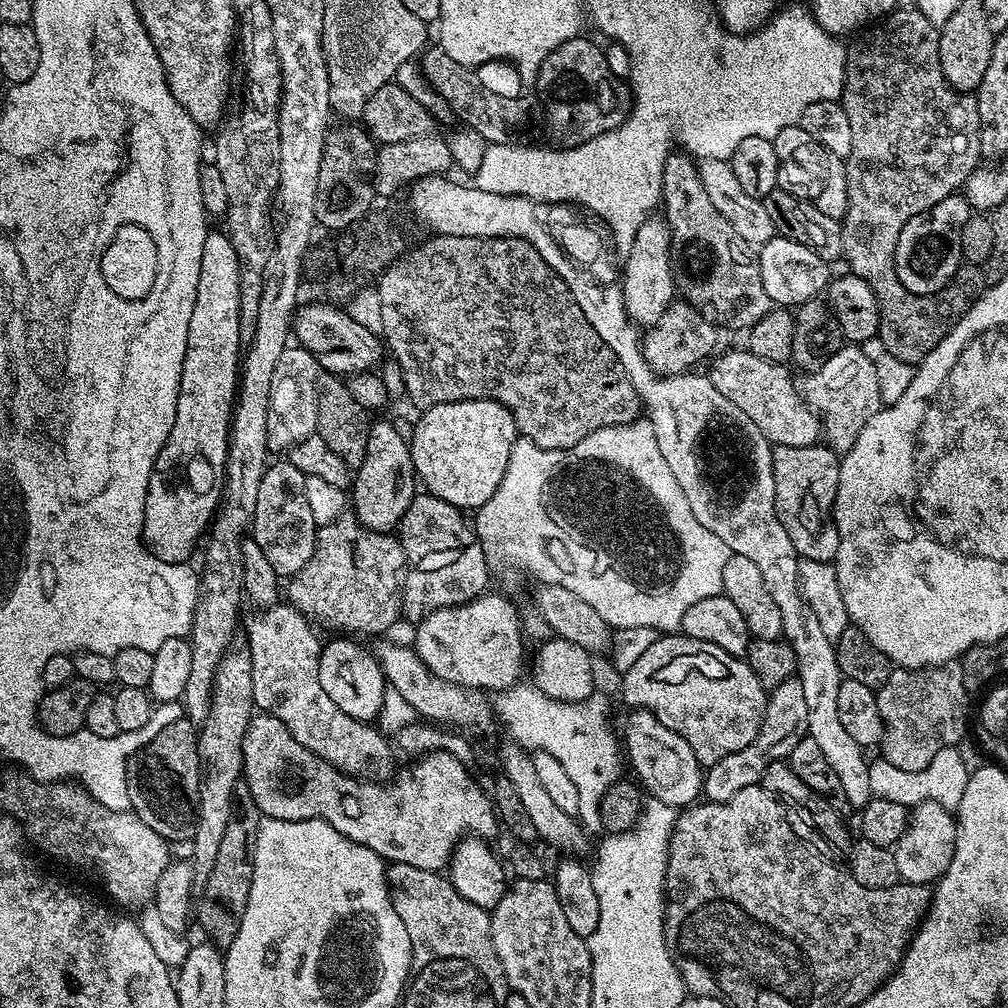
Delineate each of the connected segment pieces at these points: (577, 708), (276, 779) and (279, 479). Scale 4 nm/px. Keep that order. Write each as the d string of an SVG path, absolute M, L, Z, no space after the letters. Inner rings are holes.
M517 682L511 688L501 691L500 697L495 697L494 708L502 719L508 723L508 728L512 731L511 741L528 752L544 752L554 756L558 762L562 762L562 766L566 769L573 779L574 784L579 788L579 814L578 819L585 831L589 833L602 830L600 802L602 795L614 783L619 781L622 766L624 767L623 757L618 754L620 751L619 737L614 734L612 724L610 722L610 702L594 692L585 700L578 703L566 703L562 700L552 699L545 694L537 685L533 683L524 684L525 682Z
M259 713L253 717L253 720L247 728L243 742L243 779L248 787L248 792L254 798L254 802L258 806L261 817L270 820L325 820L327 824L334 826L336 830L343 836L346 836L358 842L362 846L366 846L370 850L374 850L374 854L378 854L385 862L395 862L397 864L405 864L406 866L418 866L418 870L430 870L431 872L443 873L448 867L448 862L452 858L452 851L456 849L457 844L461 840L472 838L492 838L496 828L498 832L498 817L495 807L490 799L489 793L480 789L480 784L471 776L469 765L458 762L458 758L454 758L454 754L446 754L445 752L425 752L423 756L413 759L409 768L404 768L400 773L395 773L396 781L393 784L384 785L384 782L377 782L372 778L357 778L340 772L330 762L326 762L320 756L315 756L306 746L302 746L302 742L298 742L298 738L294 738L294 734L290 734L290 730L286 730L286 726L278 718L274 718L268 713Z
M286 458L269 463L262 474L262 483L258 485L258 502L254 506L250 536L256 540L259 549L266 554L267 561L274 566L280 578L297 576L310 562L316 545L318 526L314 522L314 513L306 503L306 476L298 466Z

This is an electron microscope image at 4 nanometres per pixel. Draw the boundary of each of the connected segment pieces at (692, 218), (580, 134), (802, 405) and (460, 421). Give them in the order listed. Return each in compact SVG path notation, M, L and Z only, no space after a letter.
M676 150L669 155L664 164L664 195L662 197L662 212L666 217L666 223L672 230L672 274L674 284L682 291L683 299L703 310L717 325L725 324L728 328L741 328L747 330L758 322L774 306L770 294L766 294L766 286L762 286L762 274L760 273L760 261L754 255L753 245L747 244L730 226L714 202L702 190L702 178L697 161L683 150Z
M583 35L576 36L573 40L567 40L566 42L562 42L562 46L558 46L554 49L551 54L544 59L542 62L542 66L540 67L540 72L536 76L536 82L534 85L535 91L540 91L540 96L538 95L539 103L542 105L542 112L544 108L544 112L548 115L548 128L552 131L552 136L557 145L560 146L571 146L574 144L583 144L585 140L589 140L590 138L594 138L595 136L600 135L601 132L609 132L611 128L617 128L620 123L622 123L621 117L627 113L630 104L626 99L626 92L624 92L620 88L616 88L617 81L614 79L612 72L608 65L606 64L606 58L604 57L604 48L599 44L596 45L592 40L584 40L585 37Z
M747 350L722 352L711 361L710 377L715 389L734 402L768 441L776 446L810 446L821 439L820 417L808 407L785 365L766 362Z
M459 400L423 409L419 415L416 429L410 432L412 461L419 483L423 487L425 484L431 495L442 498L442 502L450 502L461 510L479 510L492 497L494 490L498 490L498 482L502 482L510 462L510 450L518 438L510 410L496 400Z

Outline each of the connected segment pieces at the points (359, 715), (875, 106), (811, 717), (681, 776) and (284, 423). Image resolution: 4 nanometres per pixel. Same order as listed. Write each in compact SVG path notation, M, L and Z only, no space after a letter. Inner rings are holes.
M340 638L332 640L320 649L318 662L318 682L322 682L322 690L342 710L342 714L350 714L355 720L375 721L383 709L386 681L384 671L371 651L368 652L356 638Z
M895 9L884 19L867 29L862 35L864 36L859 40L854 52L852 50L851 56L847 59L844 90L840 99L843 108L846 110L846 116L850 119L850 130L853 134L853 145L850 154L844 160L847 184L847 212L842 221L843 259L848 260L847 271L851 275L870 282L870 290L874 290L874 298L878 298L878 306L880 307L879 335L886 346L886 350L890 354L894 354L894 358L902 358L902 362L910 362L915 366L926 358L926 354L930 354L930 350L934 350L934 346L938 346L938 342L942 342L942 338L946 338L948 331L956 324L958 312L955 312L953 302L948 300L949 291L947 289L935 292L932 295L919 296L910 290L906 290L906 286L902 285L896 269L898 236L902 232L902 227L906 226L910 218L916 217L919 213L929 209L930 206L937 205L943 198L955 195L979 167L982 157L980 154L978 108L975 97L971 93L959 92L949 85L941 66L939 27L920 9Z
M794 550L792 556L788 556L788 560L776 560L776 564L768 564L768 568L780 568L780 572L764 572L762 580L766 590L777 603L778 610L781 611L783 639L794 650L796 678L802 682L802 690L805 691L808 735L821 747L827 762L838 774L849 809L859 810L873 799L870 790L869 761L865 758L865 749L850 737L838 719L838 690L843 676L837 662L835 643L825 636L814 610L805 602L800 592L797 568L799 561L800 557Z
M637 708L627 714L629 716L624 720L622 744L625 749L628 747L626 760L629 765L632 763L632 768L636 771L635 779L639 787L651 799L677 810L695 805L704 786L705 769L698 762L690 742L670 730L670 726L662 726L662 722L658 722L650 710Z
M300 344L289 345L278 358L270 384L270 406L267 412L267 446L271 453L291 451L298 442L315 435L318 416L317 380L321 374L322 369L316 358Z

